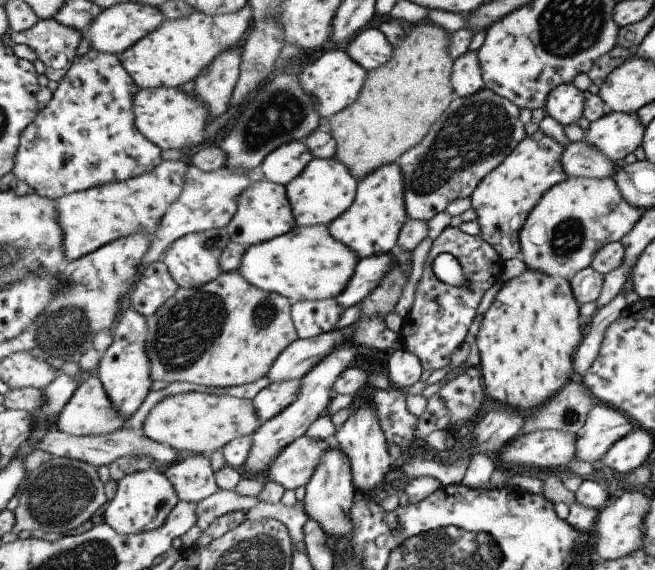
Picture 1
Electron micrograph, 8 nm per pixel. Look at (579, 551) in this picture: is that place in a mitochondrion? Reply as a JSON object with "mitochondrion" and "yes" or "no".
{"mitochondrion":"no"}

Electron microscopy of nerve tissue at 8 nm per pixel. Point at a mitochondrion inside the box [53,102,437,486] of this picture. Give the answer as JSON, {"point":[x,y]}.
{"point":[188,329]}

